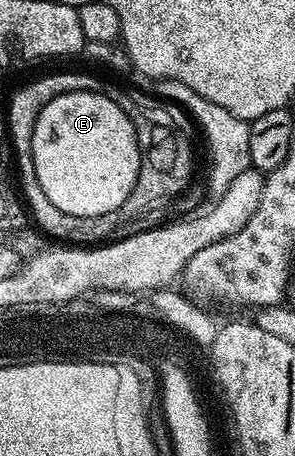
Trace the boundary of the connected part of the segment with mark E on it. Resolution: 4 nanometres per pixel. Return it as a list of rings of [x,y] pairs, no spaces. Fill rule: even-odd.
[[[73,91],[48,101],[48,105],[44,105],[44,109],[40,109],[40,117],[36,117],[36,125],[32,133],[32,157],[36,165],[36,177],[40,181],[40,189],[44,189],[44,197],[48,197],[48,201],[52,201],[52,205],[56,205],[56,209],[60,209],[64,213],[72,213],[72,217],[95,219],[104,213],[112,213],[112,209],[124,205],[128,193],[132,193],[132,189],[136,185],[142,152],[138,150],[138,136],[134,134],[132,121],[128,117],[128,113],[122,108],[121,103],[112,101],[99,91]]]

